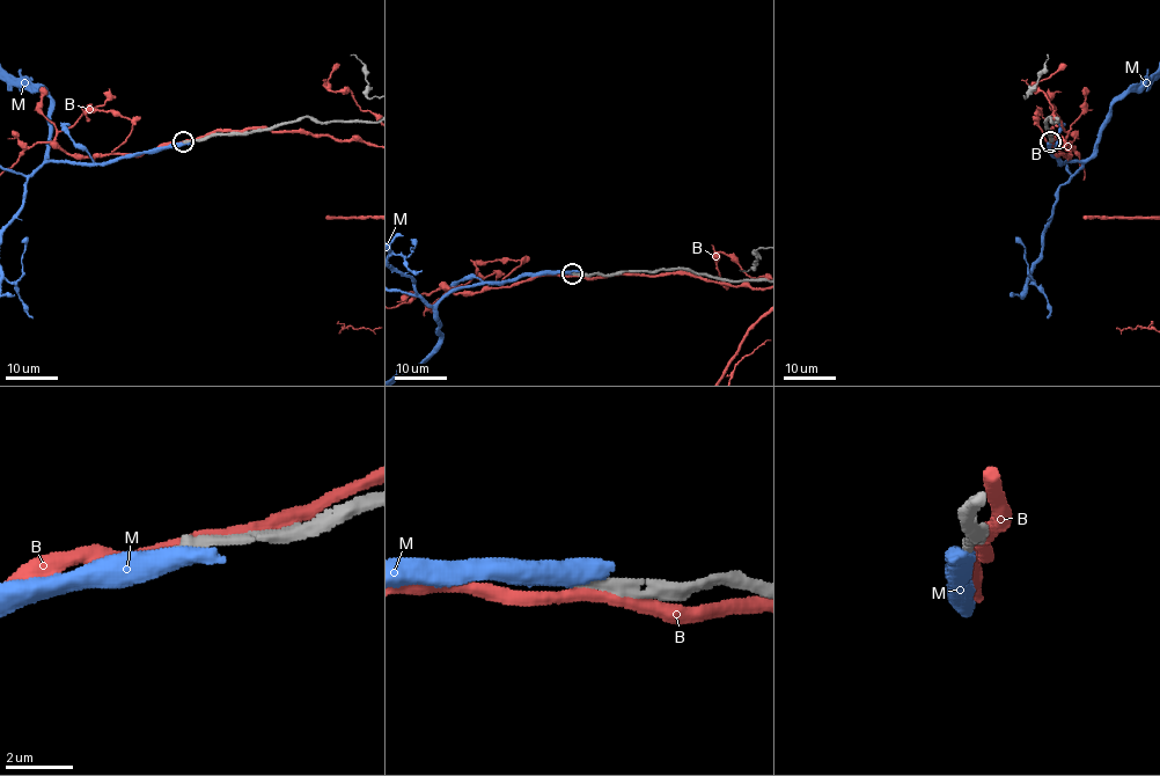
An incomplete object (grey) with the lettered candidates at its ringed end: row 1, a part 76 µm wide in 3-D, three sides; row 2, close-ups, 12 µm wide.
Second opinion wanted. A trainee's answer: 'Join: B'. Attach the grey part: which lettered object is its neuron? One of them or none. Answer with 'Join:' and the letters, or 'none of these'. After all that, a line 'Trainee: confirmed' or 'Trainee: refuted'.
Join: none of these
Trainee: refuted

